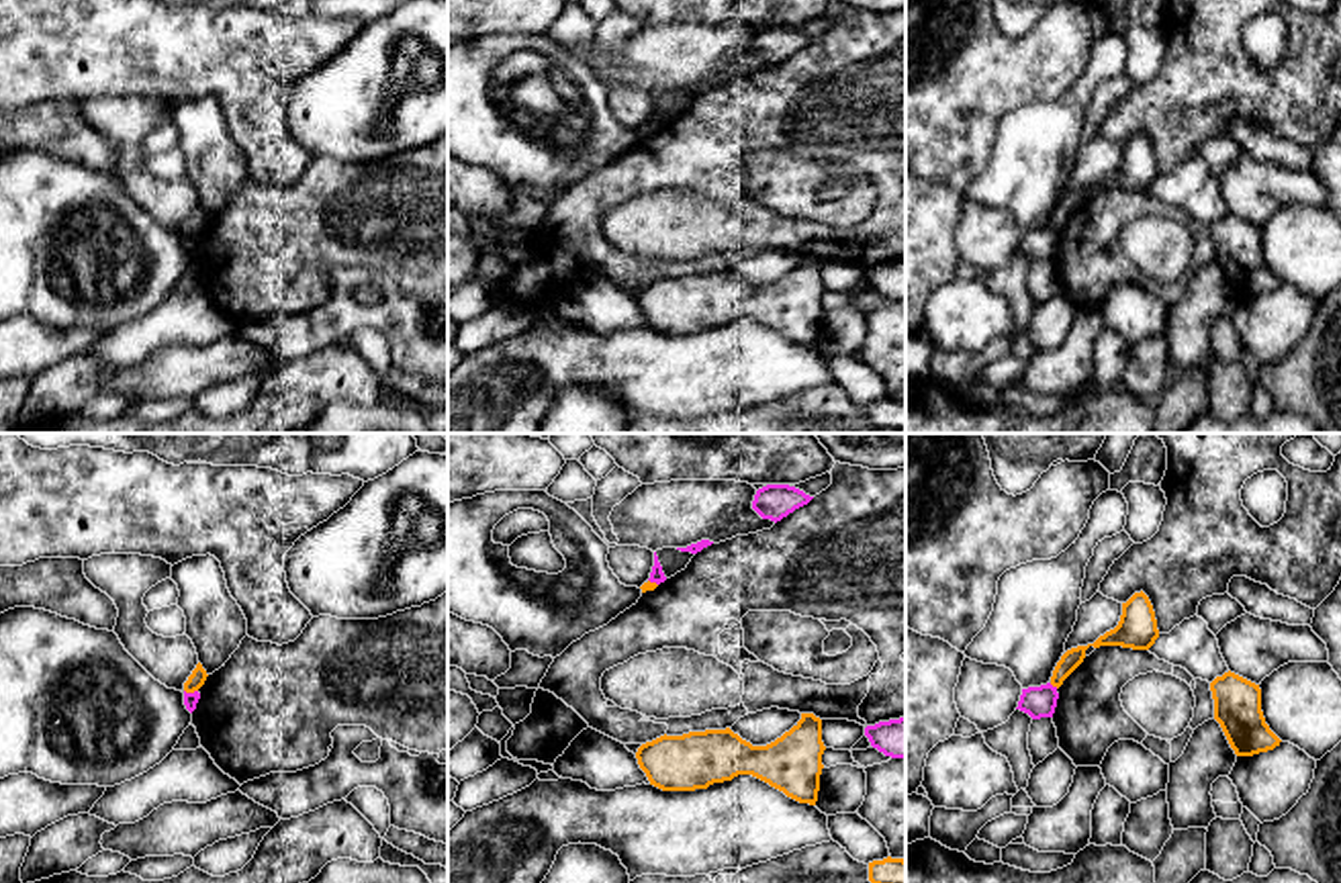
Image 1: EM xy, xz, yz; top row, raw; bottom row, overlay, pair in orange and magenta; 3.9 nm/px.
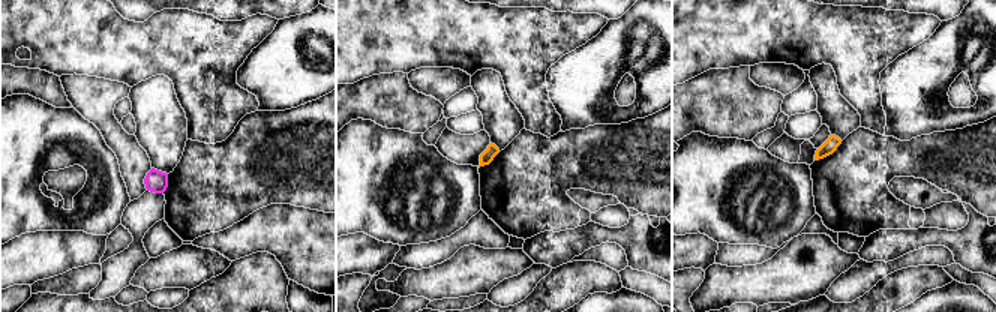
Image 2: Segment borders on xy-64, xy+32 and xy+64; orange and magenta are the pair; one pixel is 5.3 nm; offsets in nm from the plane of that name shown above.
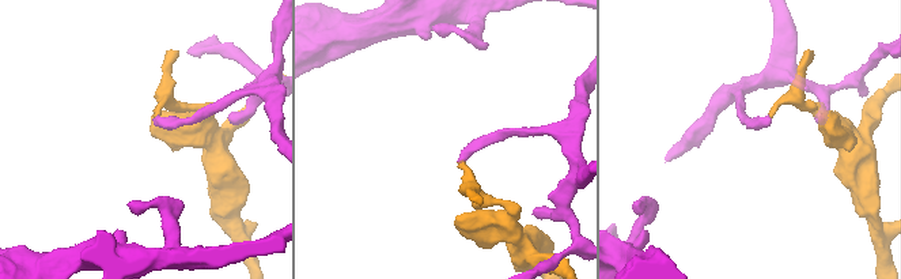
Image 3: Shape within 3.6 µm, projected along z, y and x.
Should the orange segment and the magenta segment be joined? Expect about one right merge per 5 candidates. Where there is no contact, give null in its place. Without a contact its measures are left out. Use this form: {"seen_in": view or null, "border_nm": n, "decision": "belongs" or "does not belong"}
{"seen_in": "xy", "border_nm": 60, "decision": "does not belong"}

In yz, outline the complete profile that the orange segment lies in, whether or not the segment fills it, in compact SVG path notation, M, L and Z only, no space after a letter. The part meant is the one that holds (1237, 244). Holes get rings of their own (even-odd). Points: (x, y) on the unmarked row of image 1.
M1229 213L1210 225L1210 233L1214 262L1237 298L1253 298L1280 288L1282 282L1265 266L1259 227Z

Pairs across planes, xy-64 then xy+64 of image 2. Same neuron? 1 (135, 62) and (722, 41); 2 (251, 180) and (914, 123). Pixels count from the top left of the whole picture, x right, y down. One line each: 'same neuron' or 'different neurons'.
1: same neuron
2: different neurons

